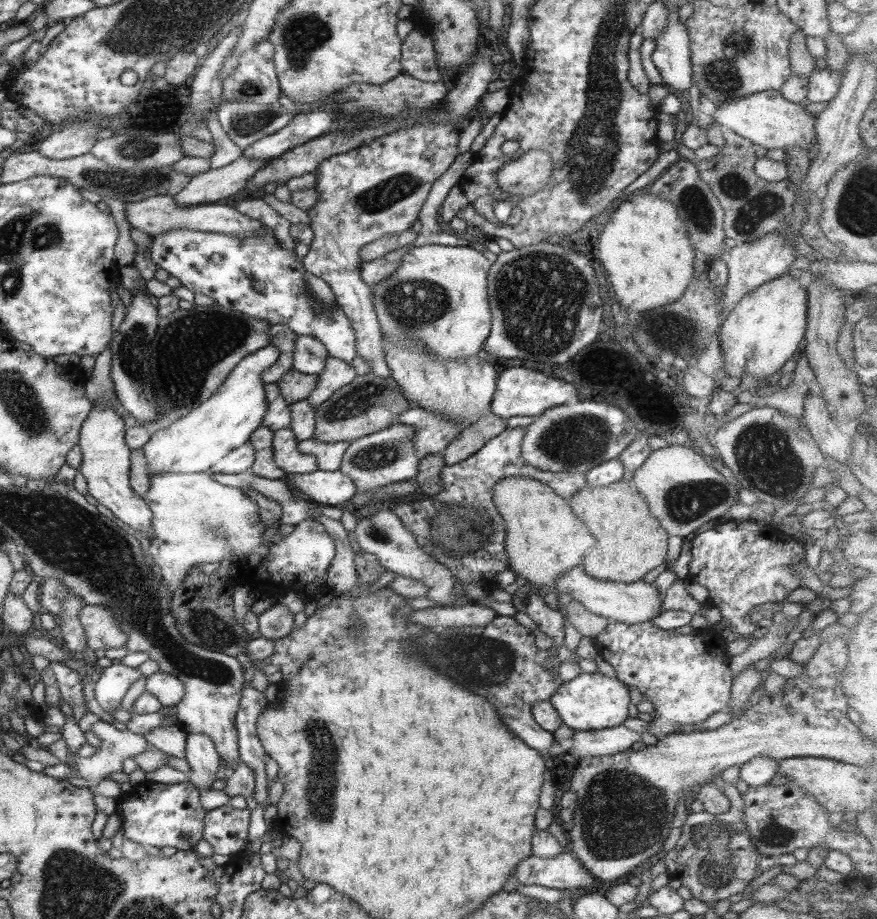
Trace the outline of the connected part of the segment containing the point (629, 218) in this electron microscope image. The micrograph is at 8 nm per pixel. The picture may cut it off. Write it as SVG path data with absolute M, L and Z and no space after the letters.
M641 191L620 203L598 238L597 257L604 264L610 276L610 284L616 290L622 306L644 314L648 310L656 310L659 306L677 301L684 294L695 275L695 250L686 230L687 227L676 212L676 206L666 196Z

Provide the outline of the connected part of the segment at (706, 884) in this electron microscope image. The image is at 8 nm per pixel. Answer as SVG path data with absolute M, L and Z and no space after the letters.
M734 796L732 810L721 814L689 810L676 846L664 852L662 860L671 878L679 878L690 888L692 896L702 902L726 900L733 894L744 894L746 886L760 875L760 852L754 846L745 825L744 802Z

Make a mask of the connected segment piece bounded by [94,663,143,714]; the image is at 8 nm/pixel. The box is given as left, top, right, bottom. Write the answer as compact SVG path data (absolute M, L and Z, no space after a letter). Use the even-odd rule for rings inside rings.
M112 664L104 670L99 670L95 678L95 698L105 712L112 712L122 707L122 699L127 694L132 684L142 678L142 672L132 666L124 664Z

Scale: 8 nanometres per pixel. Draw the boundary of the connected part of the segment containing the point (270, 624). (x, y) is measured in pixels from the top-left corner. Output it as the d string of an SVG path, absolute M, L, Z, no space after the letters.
M276 603L258 615L261 636L275 641L295 629L294 613L285 605Z

